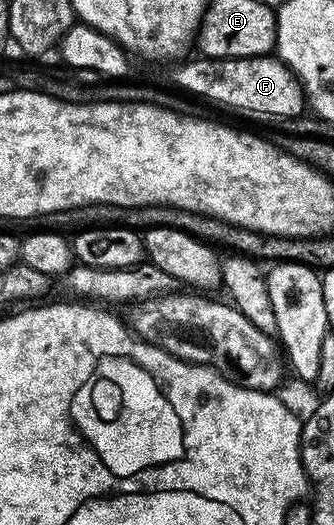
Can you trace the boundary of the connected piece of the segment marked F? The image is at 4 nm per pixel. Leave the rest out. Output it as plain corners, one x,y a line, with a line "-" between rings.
276,56
226,57
223,63
217,59
200,60
186,60
174,68
178,68
173,73
173,81
178,85
178,90
186,89
197,97
206,97
209,101
218,101
233,109
246,109
249,113
275,116
278,119
300,117
306,112
307,102
301,82

